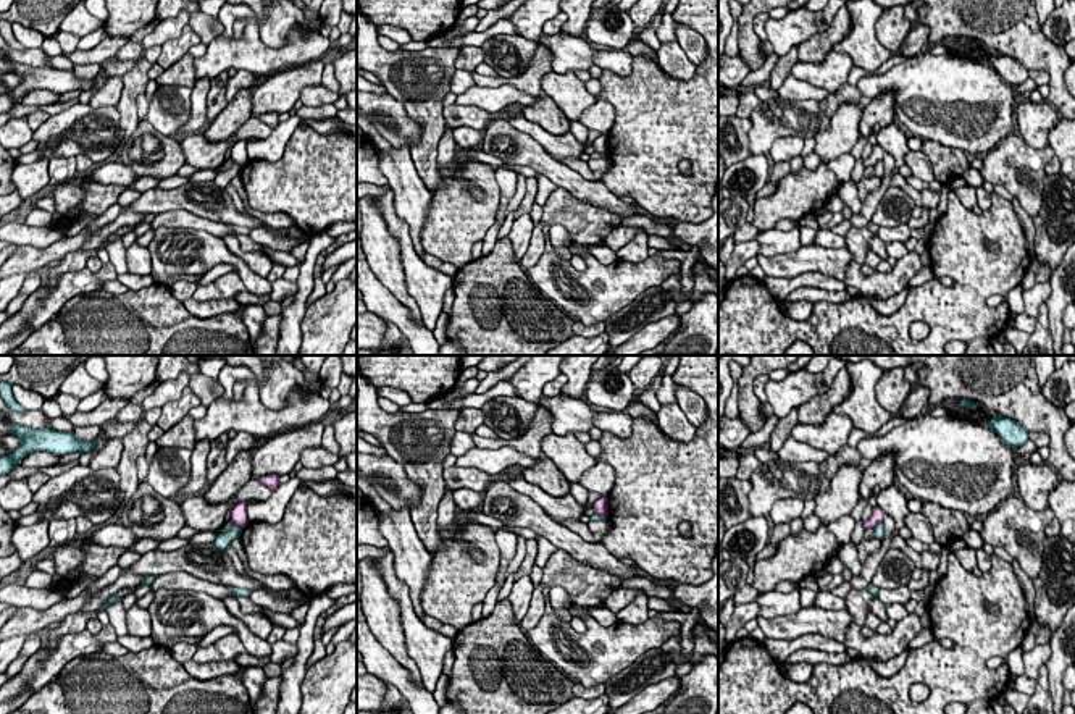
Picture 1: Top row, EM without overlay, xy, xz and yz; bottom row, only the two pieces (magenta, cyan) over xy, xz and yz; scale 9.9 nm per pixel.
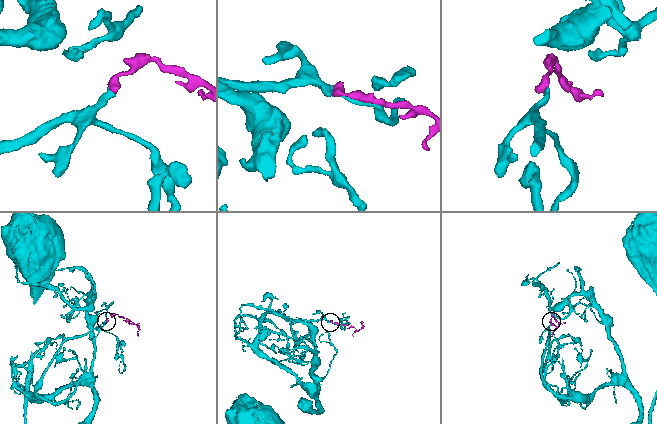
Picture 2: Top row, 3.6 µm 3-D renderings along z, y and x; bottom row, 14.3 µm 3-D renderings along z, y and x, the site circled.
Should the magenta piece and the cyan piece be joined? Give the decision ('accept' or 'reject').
reject

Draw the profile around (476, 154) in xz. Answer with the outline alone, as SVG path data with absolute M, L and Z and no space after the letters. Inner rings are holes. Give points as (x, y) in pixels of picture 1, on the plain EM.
M475 147L475 149L462 149L462 152L466 155L465 158L473 158L479 163L487 163L491 165L492 168L500 168L500 166L505 166L512 171L515 171L517 174L521 174L525 179L526 178L531 178L531 176L538 176L539 173L536 170L533 170L531 166L512 166L512 165L507 165L504 160L491 155L491 153L486 153L481 147Z

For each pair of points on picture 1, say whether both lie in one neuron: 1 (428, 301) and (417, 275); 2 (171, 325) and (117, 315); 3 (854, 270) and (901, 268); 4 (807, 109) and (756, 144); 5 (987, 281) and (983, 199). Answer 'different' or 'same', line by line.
1: same
2: same
3: same
4: same
5: different

